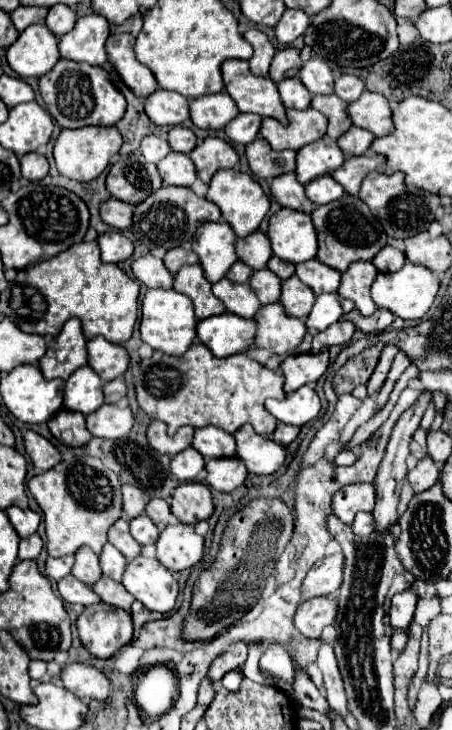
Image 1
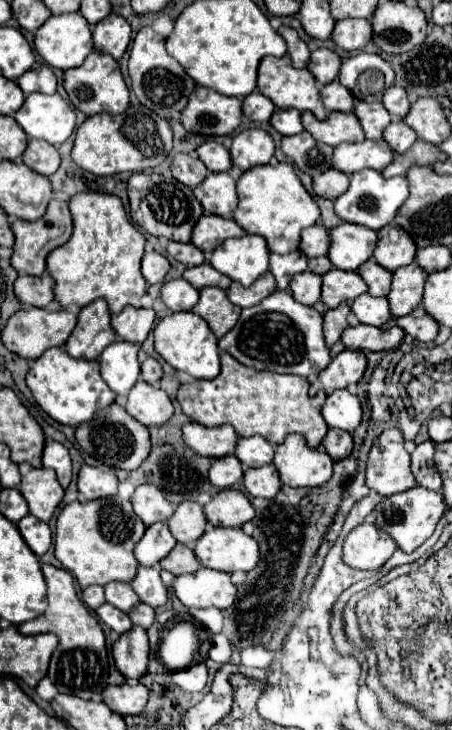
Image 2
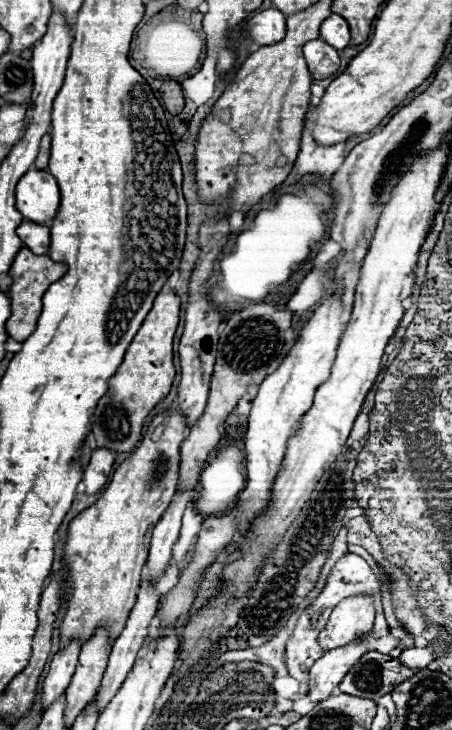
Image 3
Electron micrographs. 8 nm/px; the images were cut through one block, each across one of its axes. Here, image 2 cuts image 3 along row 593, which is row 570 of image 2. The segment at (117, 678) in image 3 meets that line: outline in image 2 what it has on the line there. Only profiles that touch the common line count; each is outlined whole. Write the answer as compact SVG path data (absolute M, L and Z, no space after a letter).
M140 566L136 578L132 580L132 588L140 596L140 600L152 608L160 608L168 602L168 590L162 584L158 568Z

